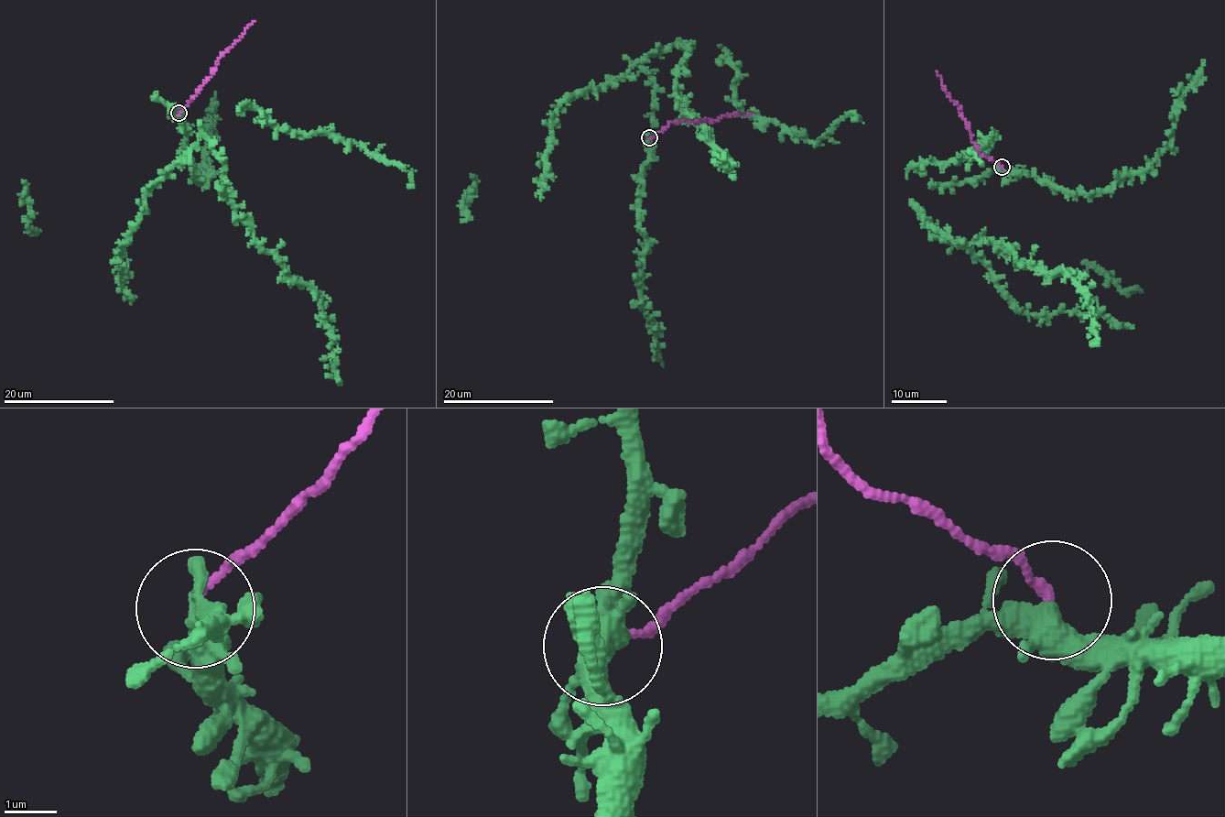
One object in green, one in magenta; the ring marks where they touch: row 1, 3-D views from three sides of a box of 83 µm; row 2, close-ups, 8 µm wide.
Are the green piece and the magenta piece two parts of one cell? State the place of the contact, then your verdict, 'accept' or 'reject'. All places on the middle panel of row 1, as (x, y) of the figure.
(649, 137) | reject

